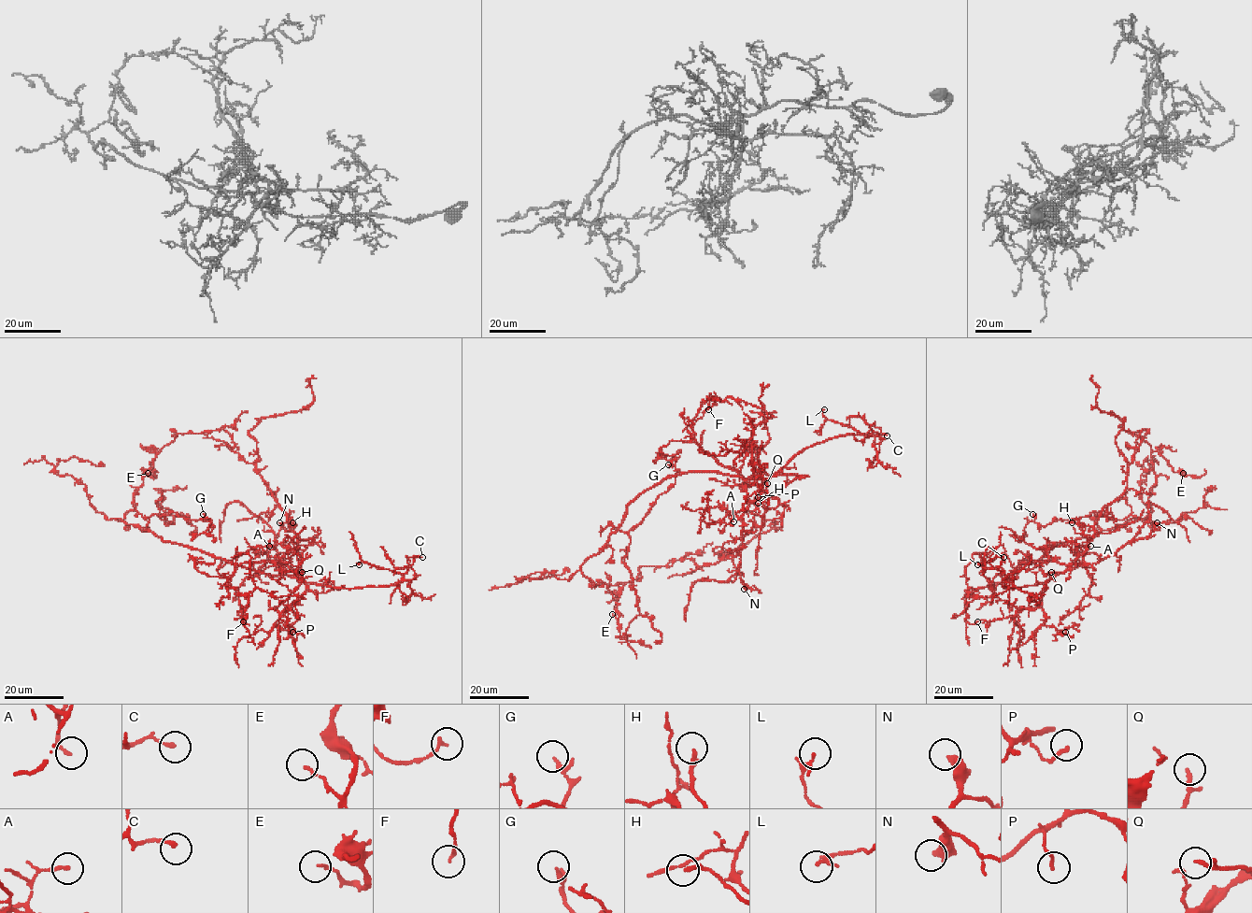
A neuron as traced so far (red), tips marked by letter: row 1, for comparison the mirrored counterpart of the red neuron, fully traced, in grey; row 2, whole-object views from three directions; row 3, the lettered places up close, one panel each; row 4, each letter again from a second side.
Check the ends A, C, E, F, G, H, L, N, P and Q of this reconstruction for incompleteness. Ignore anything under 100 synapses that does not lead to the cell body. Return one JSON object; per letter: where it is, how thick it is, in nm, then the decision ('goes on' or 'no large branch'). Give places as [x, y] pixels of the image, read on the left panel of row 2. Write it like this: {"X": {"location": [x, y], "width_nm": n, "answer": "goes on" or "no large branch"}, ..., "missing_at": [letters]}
{"A": {"location": [269, 546], "width_nm": 170, "answer": "no large branch"}, "C": {"location": [422, 557], "width_nm": 160, "answer": "no large branch"}, "E": {"location": [148, 473], "width_nm": 120, "answer": "no large branch"}, "F": {"location": [243, 621], "width_nm": 160, "answer": "no large branch"}, "G": {"location": [203, 514], "width_nm": 160, "answer": "no large branch"}, "H": {"location": [292, 522], "width_nm": 190, "answer": "no large branch"}, "L": {"location": [359, 564], "width_nm": 200, "answer": "no large branch"}, "N": {"location": [279, 522], "width_nm": 460, "answer": "no large branch"}, "P": {"location": [292, 632], "width_nm": 140, "answer": "no large branch"}, "Q": {"location": [302, 572], "width_nm": 110, "answer": "no large branch"}, "missing_at": []}

